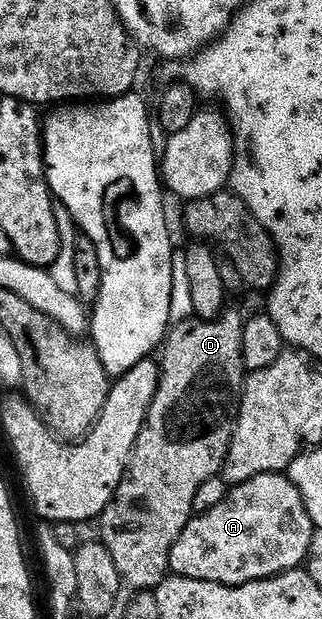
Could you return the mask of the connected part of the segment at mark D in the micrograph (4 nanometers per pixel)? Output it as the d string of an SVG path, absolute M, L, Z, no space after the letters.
M232 309L225 310L224 314L217 319L190 318L185 323L177 323L169 330L158 355L160 364L160 380L158 381L158 393L154 393L154 401L150 405L150 413L142 425L142 433L138 433L136 448L132 451L132 460L128 462L128 468L124 474L124 480L120 482L120 488L116 491L115 497L105 509L104 514L98 520L99 538L112 550L114 565L118 565L121 584L129 587L129 592L152 591L159 580L168 578L170 572L168 562L170 561L170 549L174 541L186 529L186 525L194 518L192 506L194 505L194 493L206 481L217 478L223 472L224 462L228 456L228 446L232 440L232 430L236 427L236 415L240 412L240 396L244 393L244 380L246 372L242 361L242 329L244 328L245 316L239 315Z

